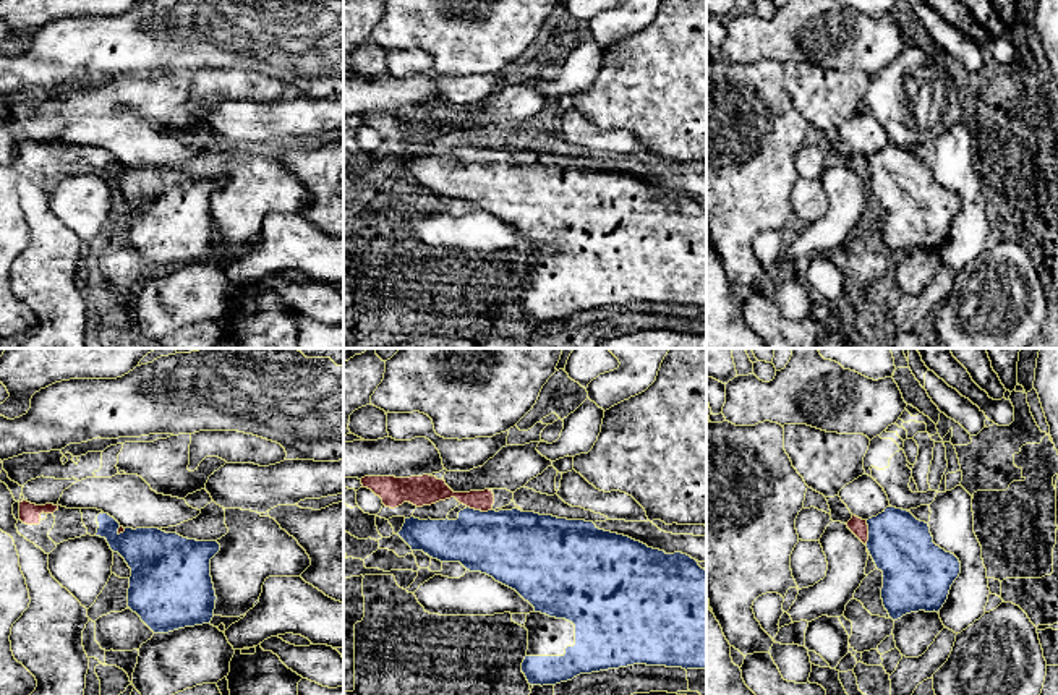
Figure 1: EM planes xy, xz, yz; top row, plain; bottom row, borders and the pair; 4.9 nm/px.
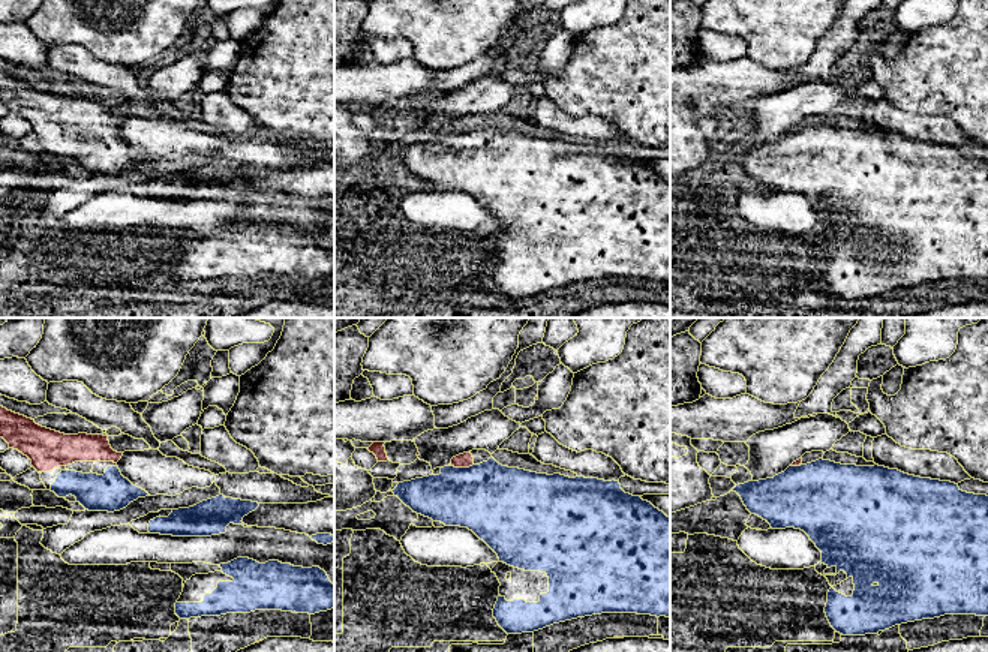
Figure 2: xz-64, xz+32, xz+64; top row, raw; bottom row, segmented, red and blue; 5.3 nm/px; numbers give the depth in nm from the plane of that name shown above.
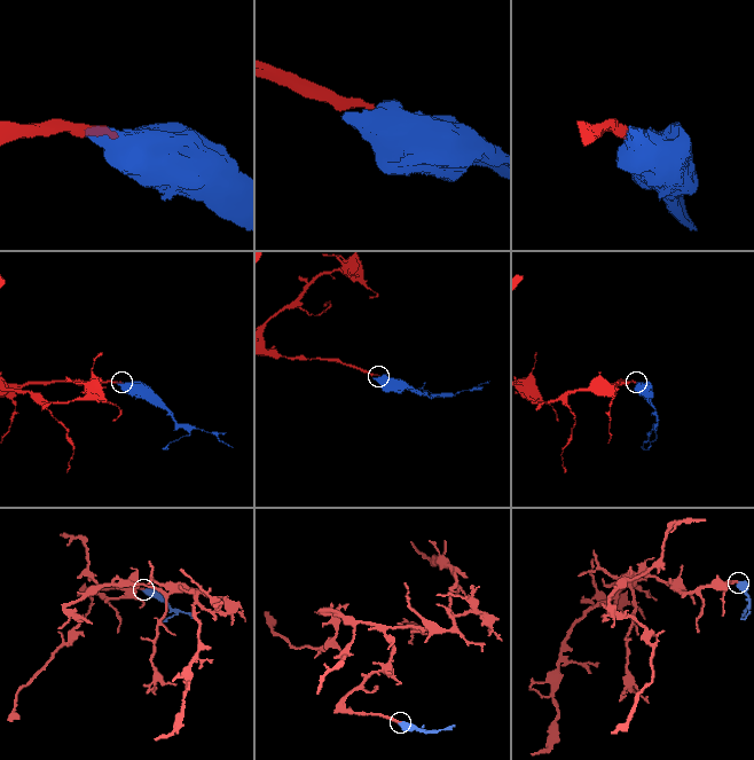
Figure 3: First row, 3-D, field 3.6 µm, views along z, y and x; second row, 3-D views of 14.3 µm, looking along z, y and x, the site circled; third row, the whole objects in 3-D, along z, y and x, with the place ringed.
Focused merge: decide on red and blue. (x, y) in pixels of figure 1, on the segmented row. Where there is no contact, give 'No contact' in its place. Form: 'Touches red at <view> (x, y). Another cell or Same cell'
Touches red at xz (478, 509). Same cell

